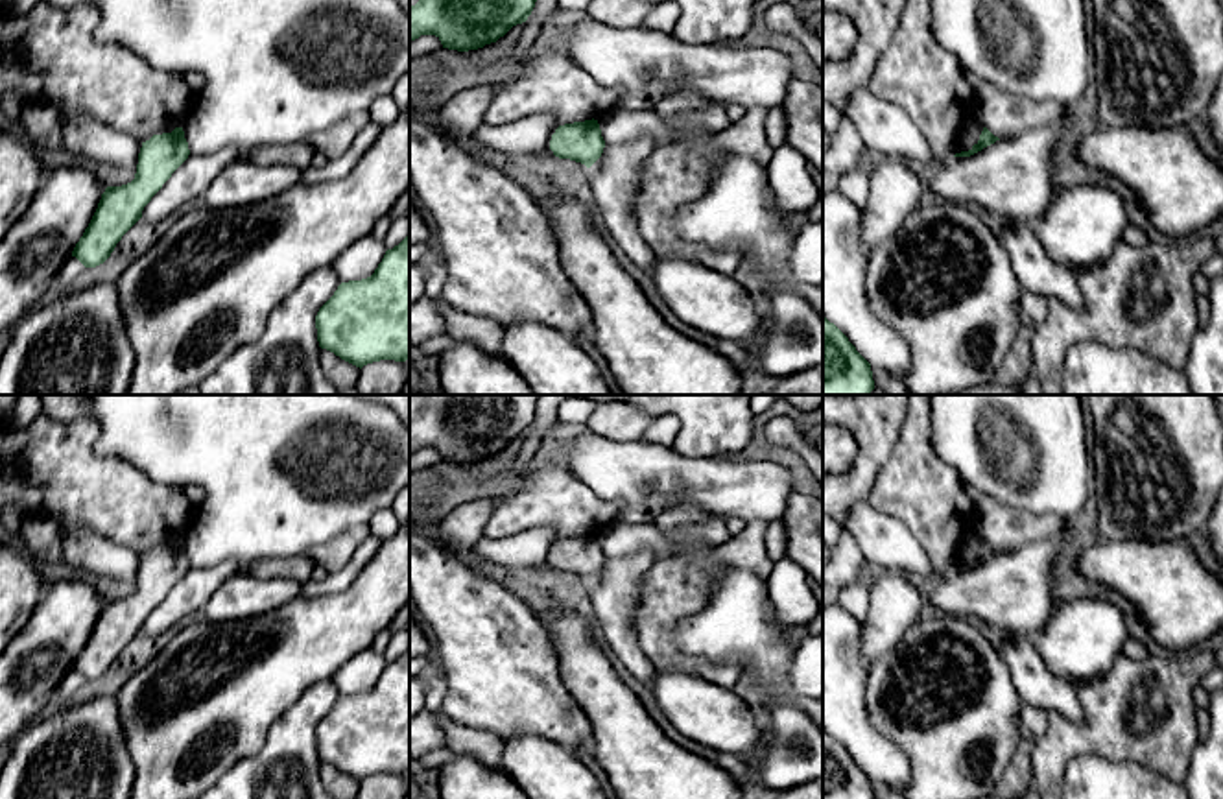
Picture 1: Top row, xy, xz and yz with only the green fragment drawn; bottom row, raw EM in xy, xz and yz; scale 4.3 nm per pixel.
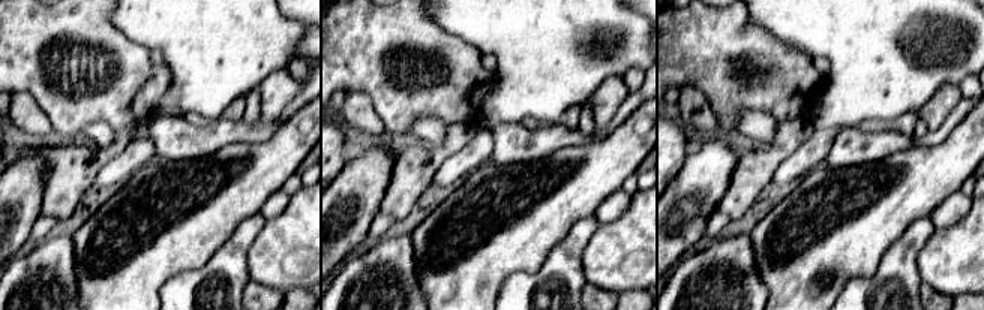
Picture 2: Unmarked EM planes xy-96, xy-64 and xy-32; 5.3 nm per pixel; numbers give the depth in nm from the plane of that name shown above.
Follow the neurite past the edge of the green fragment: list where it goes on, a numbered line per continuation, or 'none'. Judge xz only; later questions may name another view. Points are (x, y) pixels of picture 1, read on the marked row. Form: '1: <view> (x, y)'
none

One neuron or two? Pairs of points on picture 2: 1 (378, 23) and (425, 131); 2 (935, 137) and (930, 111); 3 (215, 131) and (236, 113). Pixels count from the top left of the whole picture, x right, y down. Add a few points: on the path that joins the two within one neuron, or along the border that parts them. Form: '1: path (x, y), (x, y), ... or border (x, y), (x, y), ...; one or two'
1: border (446, 125), (437, 119), (420, 119), (408, 132); two
2: border (957, 105), (938, 128), (930, 131); two
3: border (222, 117), (231, 120), (242, 119); two

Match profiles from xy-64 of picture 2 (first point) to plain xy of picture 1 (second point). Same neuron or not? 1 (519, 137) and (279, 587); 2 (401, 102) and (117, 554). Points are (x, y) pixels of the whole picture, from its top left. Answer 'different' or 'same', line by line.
1: same
2: different

